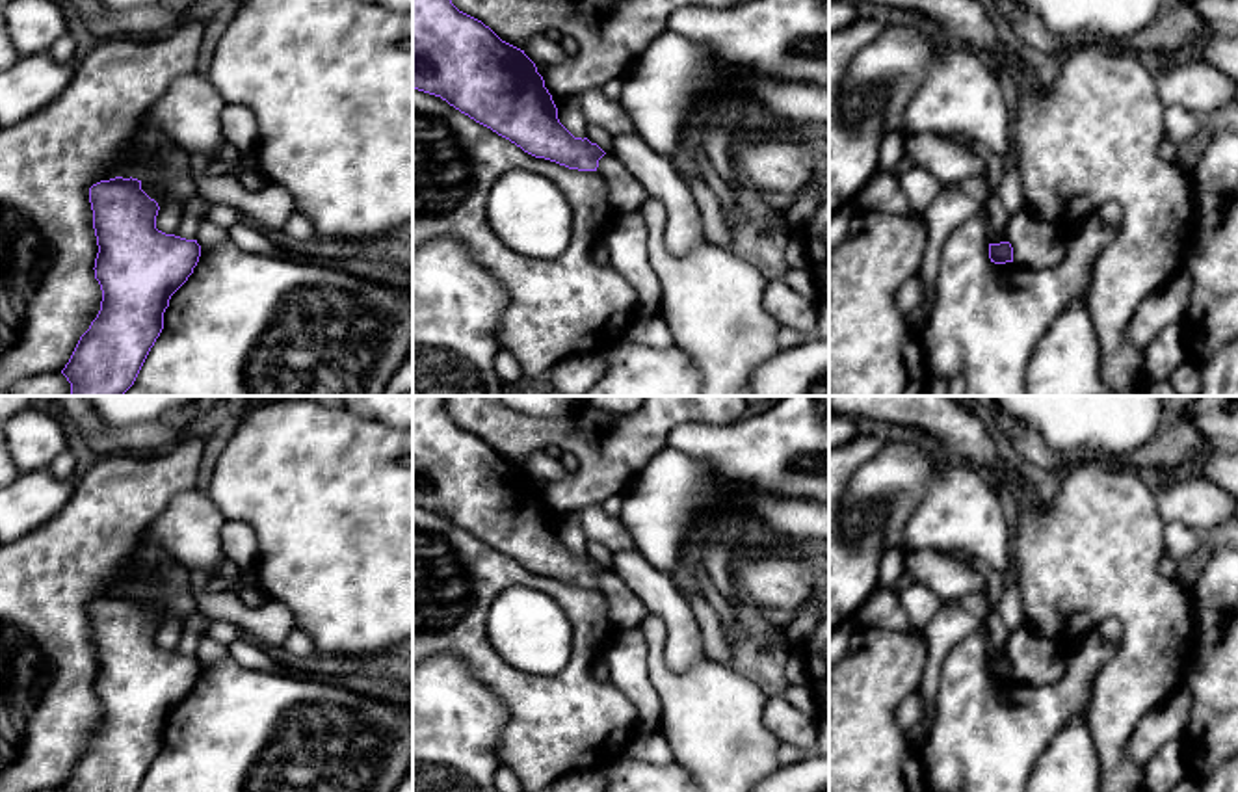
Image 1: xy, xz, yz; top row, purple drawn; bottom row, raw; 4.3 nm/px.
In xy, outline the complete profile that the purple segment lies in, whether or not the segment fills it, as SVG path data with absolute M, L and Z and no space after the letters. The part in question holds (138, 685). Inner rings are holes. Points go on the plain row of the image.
M115 593L89 604L99 669L95 695L102 706L100 727L80 753L63 792L138 792L164 746L171 712L188 697L201 673L197 656L156 645L158 619L141 606L141 597Z

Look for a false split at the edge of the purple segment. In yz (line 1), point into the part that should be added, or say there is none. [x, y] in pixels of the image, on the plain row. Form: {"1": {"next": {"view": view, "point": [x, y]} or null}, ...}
{"1": {"next": null}}

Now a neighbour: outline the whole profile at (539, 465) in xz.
M533 450L524 459L524 470L535 482L560 482L569 478L573 472L567 472L560 459L550 457L545 450Z

